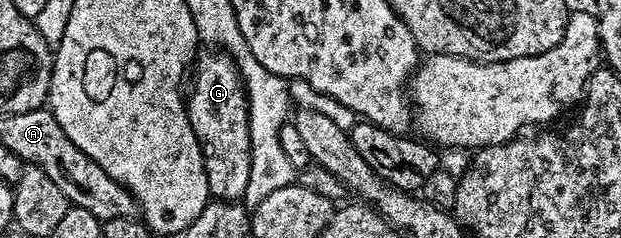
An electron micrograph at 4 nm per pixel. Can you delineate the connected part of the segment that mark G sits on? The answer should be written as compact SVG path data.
M207 48L196 57L189 74L189 86L190 82L191 94L189 90L185 105L189 124L203 153L211 198L220 202L239 202L245 196L245 188L249 185L251 163L249 112L243 78L229 55L218 48Z

